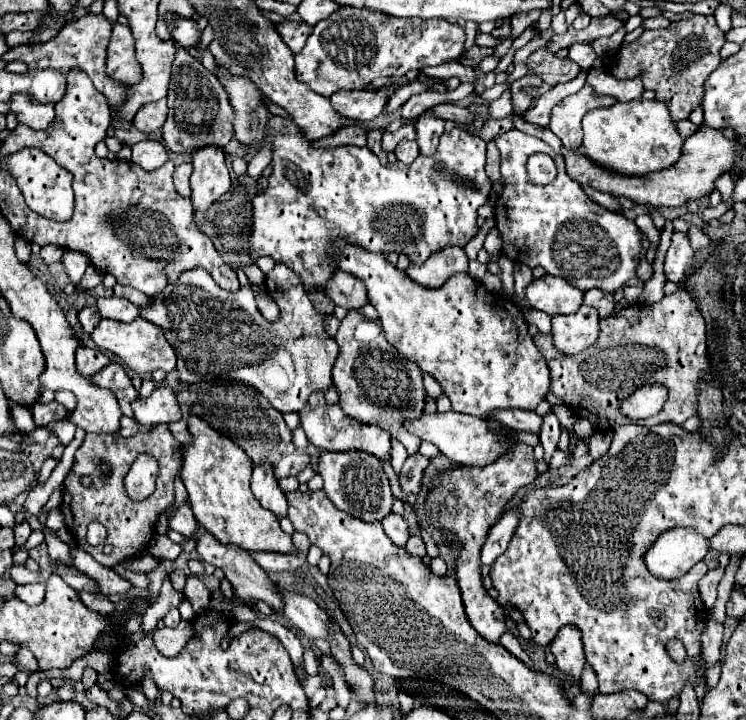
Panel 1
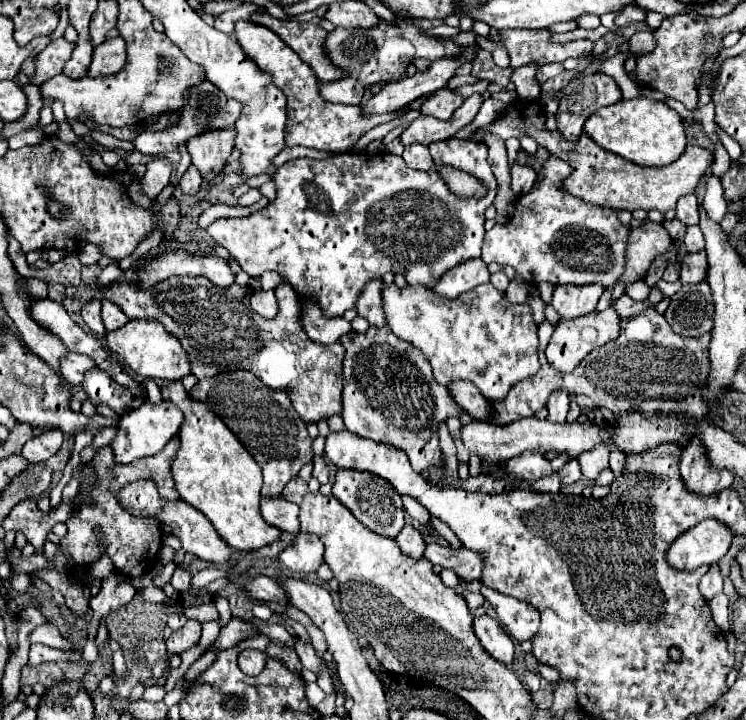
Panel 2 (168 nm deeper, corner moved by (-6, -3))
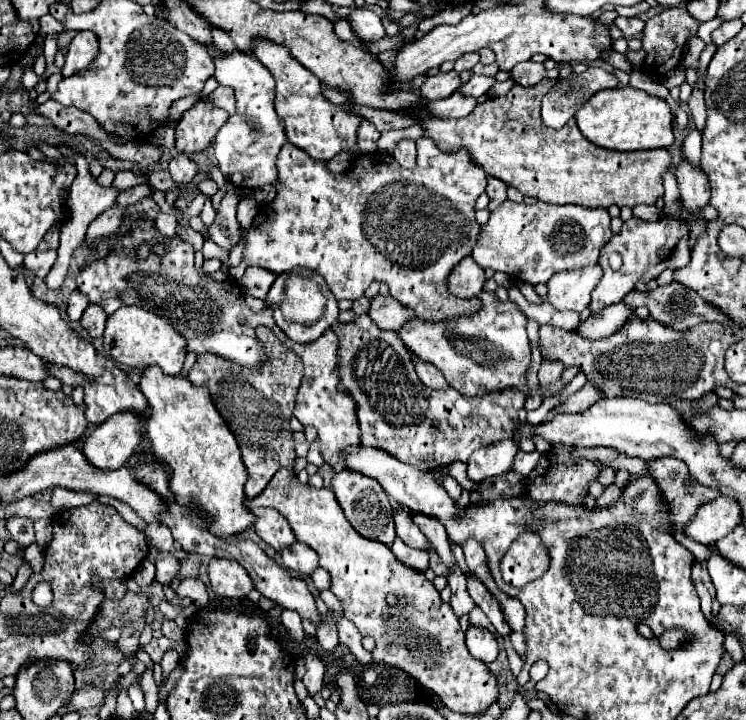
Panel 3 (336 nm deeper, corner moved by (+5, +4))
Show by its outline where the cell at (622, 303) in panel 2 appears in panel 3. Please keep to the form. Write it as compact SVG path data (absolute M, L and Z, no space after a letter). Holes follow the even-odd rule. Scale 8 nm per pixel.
M672 281L668 287L658 287L656 291L640 293L632 291L624 297L632 307L646 305L650 309L650 315L678 331L690 329L702 321L722 321L726 323L726 317L720 315L716 307L710 307L700 299L698 293L692 293L690 289L684 289L680 283Z

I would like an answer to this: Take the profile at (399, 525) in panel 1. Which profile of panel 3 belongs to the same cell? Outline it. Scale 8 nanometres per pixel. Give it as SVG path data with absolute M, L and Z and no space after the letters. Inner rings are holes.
M400 539L394 541L392 553L396 555L396 559L400 563L404 563L406 567L410 567L410 569L414 569L418 573L424 573L430 567L428 553L424 553L420 549L408 549L408 545L404 545L404 541L400 541Z

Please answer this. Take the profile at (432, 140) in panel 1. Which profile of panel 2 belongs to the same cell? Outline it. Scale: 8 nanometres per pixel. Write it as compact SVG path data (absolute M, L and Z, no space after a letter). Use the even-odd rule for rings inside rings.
M441 88L441 92L435 92L425 100L425 104L421 106L421 114L433 116L437 120L449 120L461 104L463 98L459 94L453 94L449 88Z

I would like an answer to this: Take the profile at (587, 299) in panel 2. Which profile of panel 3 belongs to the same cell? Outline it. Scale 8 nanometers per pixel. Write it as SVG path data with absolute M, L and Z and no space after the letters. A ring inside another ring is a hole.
M590 265L572 271L560 271L548 281L548 301L556 309L584 311L590 303L590 295L602 279L602 267Z

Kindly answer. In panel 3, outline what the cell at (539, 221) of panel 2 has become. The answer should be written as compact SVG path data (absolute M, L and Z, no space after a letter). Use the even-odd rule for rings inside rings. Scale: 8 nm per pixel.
M504 201L496 211L492 211L490 221L482 227L472 257L482 269L502 271L514 279L538 285L548 283L548 279L558 271L596 263L600 249L610 241L610 237L610 217L606 209L548 205L540 201L534 205Z

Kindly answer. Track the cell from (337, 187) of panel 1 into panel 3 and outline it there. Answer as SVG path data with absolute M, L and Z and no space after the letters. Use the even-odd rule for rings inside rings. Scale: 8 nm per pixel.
M422 137L418 139L418 165L414 169L400 169L400 165L396 165L396 159L388 153L368 153L368 155L356 155L354 159L354 165L346 171L346 173L340 173L340 175L334 175L326 169L326 163L322 161L312 161L312 157L308 157L308 153L304 153L302 149L296 149L292 143L286 143L278 155L278 181L276 181L276 199L262 211L256 215L252 227L248 229L246 233L246 239L240 239L244 241L244 261L248 261L248 265L256 265L256 267L262 267L262 269L268 269L276 275L280 273L286 273L294 267L308 267L316 273L320 273L330 291L334 293L334 297L340 301L340 299L360 299L364 295L364 291L370 287L372 281L380 281L380 283L386 283L390 287L390 295L400 301L404 307L410 307L412 311L416 311L416 315L420 319L426 319L426 321L444 321L444 319L452 319L452 317L462 317L462 315L472 315L476 311L480 311L482 307L482 301L480 299L458 299L454 297L450 291L448 291L448 275L450 271L464 259L472 253L474 245L476 245L476 239L480 235L480 225L474 217L474 203L476 199L484 193L486 189L486 173L484 169L480 169L478 165L472 165L470 157L468 157L468 151L458 151L458 153L444 153L436 147L434 141Z

